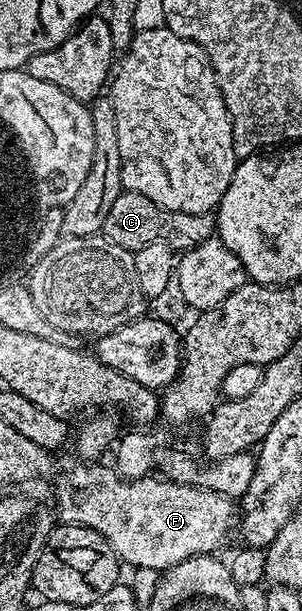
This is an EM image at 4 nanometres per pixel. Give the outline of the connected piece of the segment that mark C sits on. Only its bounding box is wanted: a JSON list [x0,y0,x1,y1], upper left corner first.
[101,191,217,251]

